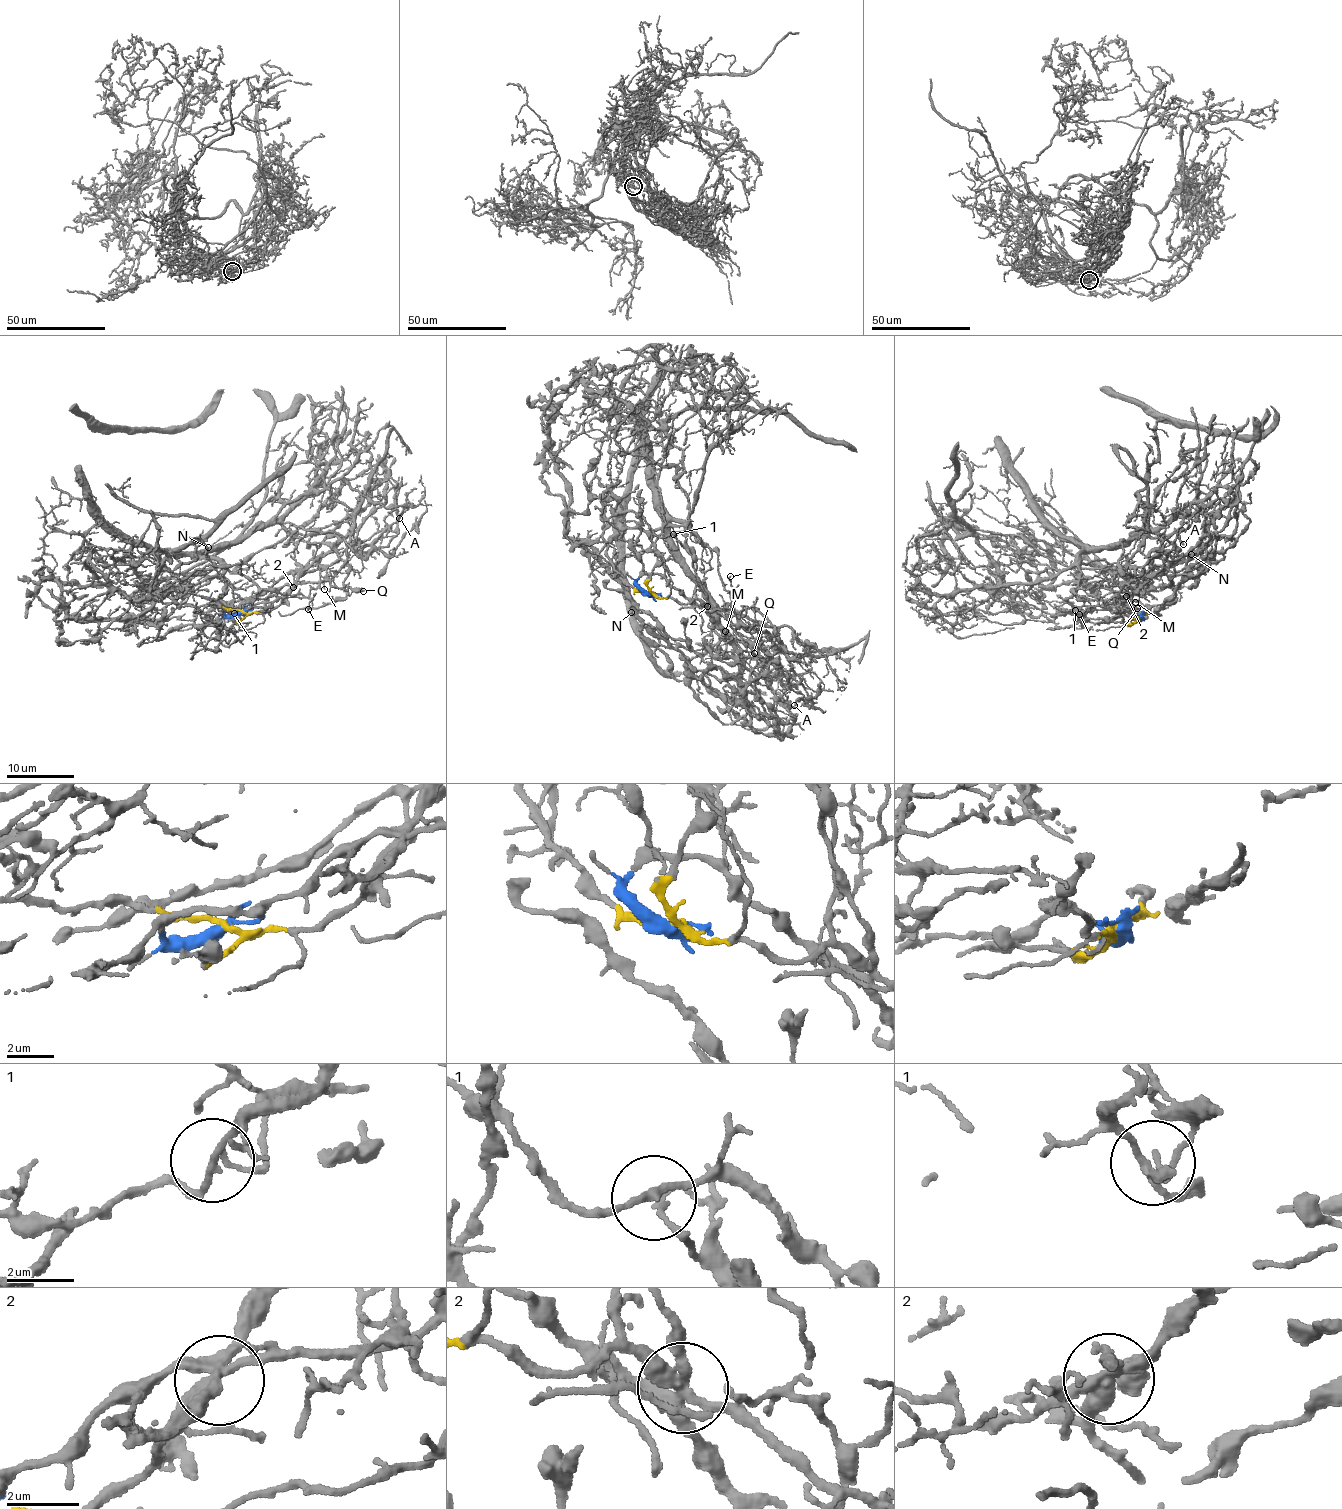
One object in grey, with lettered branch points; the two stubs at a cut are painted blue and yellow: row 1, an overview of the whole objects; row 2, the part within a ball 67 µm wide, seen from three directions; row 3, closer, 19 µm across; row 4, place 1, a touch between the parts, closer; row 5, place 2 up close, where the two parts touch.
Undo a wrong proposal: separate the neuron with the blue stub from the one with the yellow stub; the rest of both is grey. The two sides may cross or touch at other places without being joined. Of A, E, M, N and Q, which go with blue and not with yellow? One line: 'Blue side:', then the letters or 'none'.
Blue side: A, E, M, N

